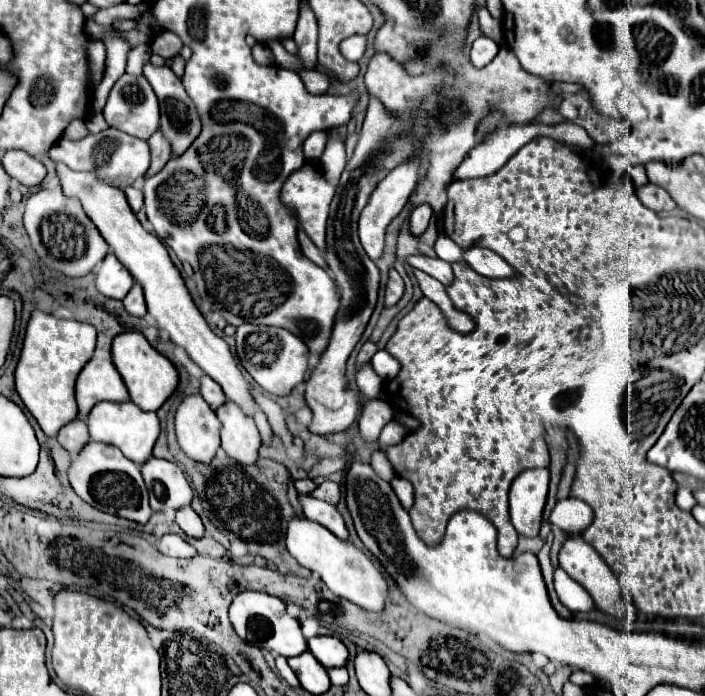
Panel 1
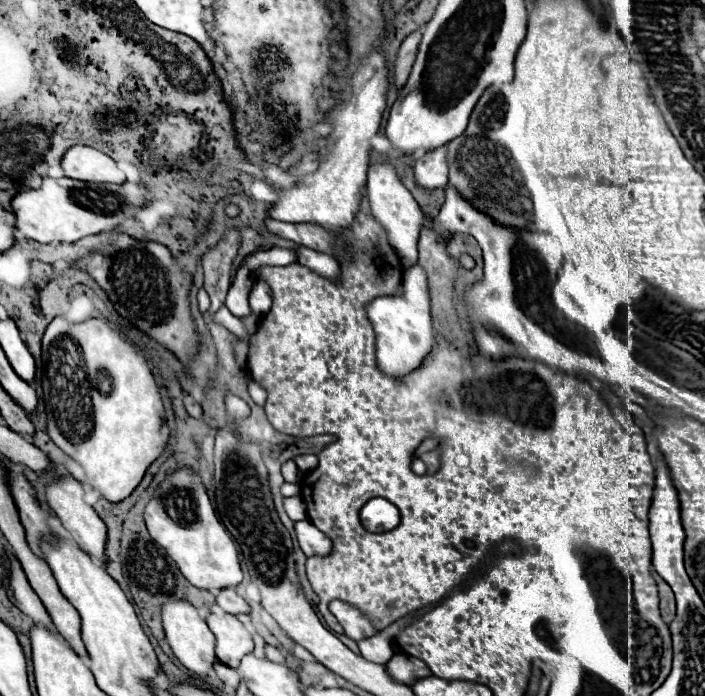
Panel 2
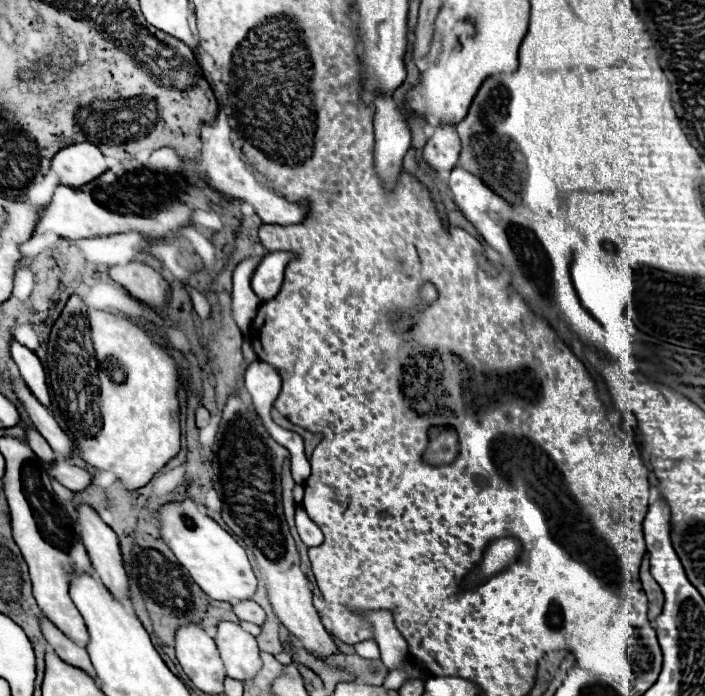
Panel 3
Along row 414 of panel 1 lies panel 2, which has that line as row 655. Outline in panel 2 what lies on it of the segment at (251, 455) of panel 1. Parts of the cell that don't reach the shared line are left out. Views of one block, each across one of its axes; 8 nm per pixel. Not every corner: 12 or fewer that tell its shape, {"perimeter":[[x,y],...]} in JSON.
{"perimeter":[[212,612],[218,660],[236,670],[254,650],[252,634],[232,614]]}

